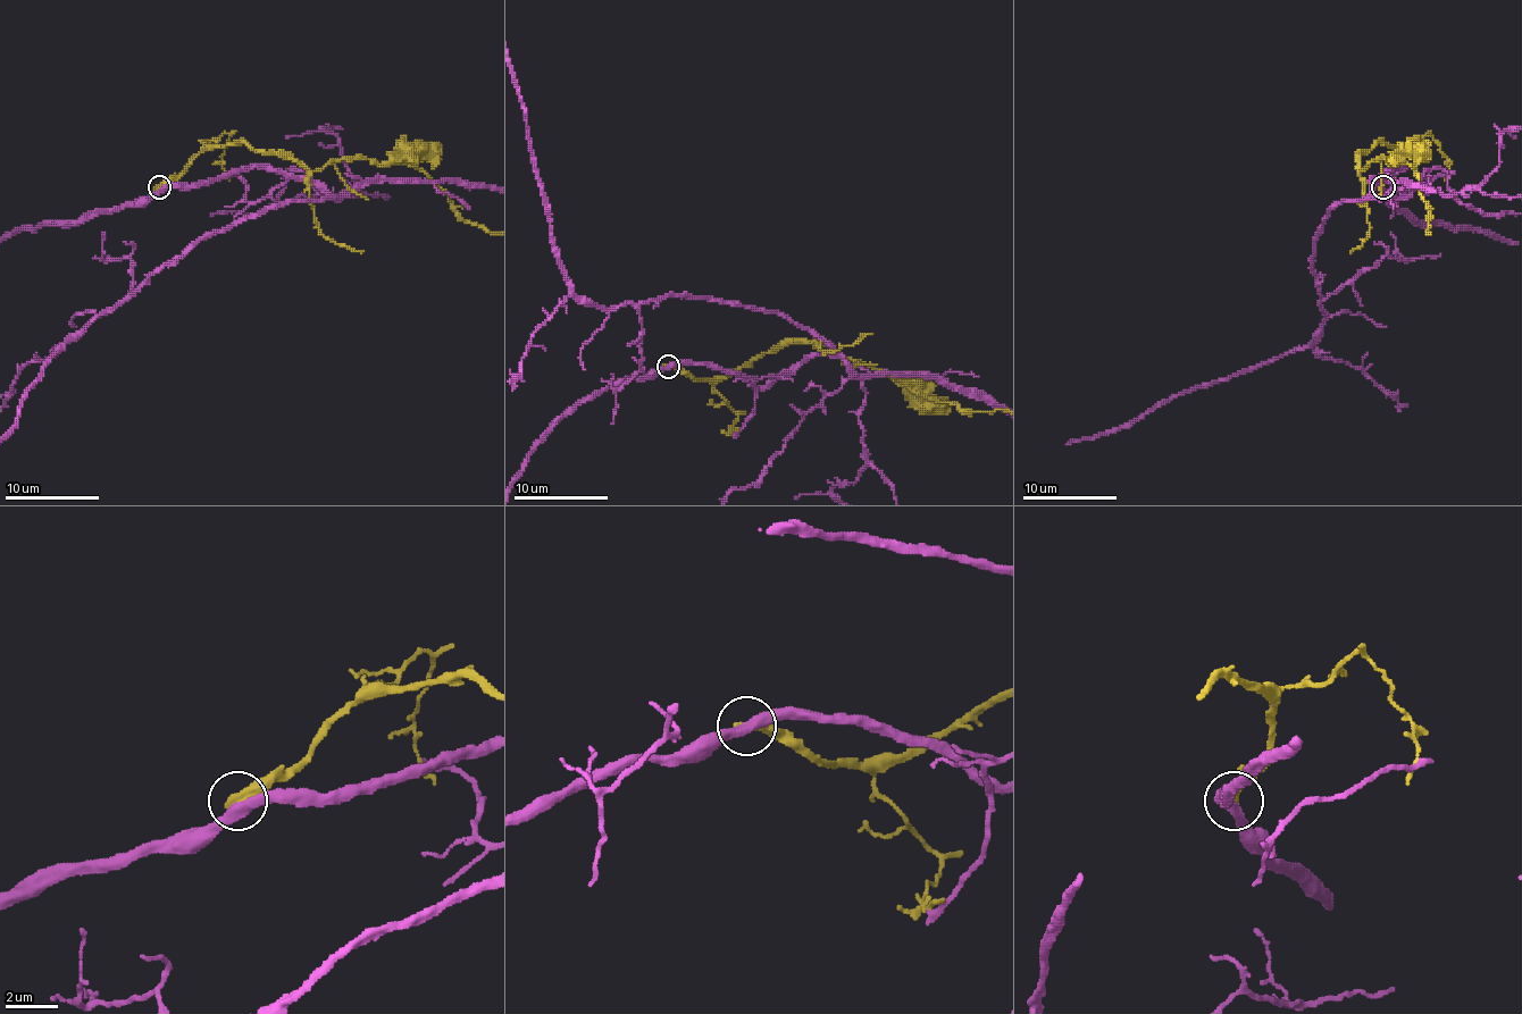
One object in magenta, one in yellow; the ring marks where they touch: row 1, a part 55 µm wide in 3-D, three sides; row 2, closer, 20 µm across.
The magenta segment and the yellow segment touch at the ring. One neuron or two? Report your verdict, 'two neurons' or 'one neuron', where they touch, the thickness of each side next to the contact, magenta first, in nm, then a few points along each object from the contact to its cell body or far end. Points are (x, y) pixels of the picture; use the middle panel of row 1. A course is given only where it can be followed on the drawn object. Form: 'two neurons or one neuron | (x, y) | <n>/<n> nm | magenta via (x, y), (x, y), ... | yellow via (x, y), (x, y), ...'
two neurons | (668, 366) | 400/360 nm | magenta via (668, 367), (769, 386), (835, 353), (785, 317), (721, 301), (596, 308), (571, 290)

